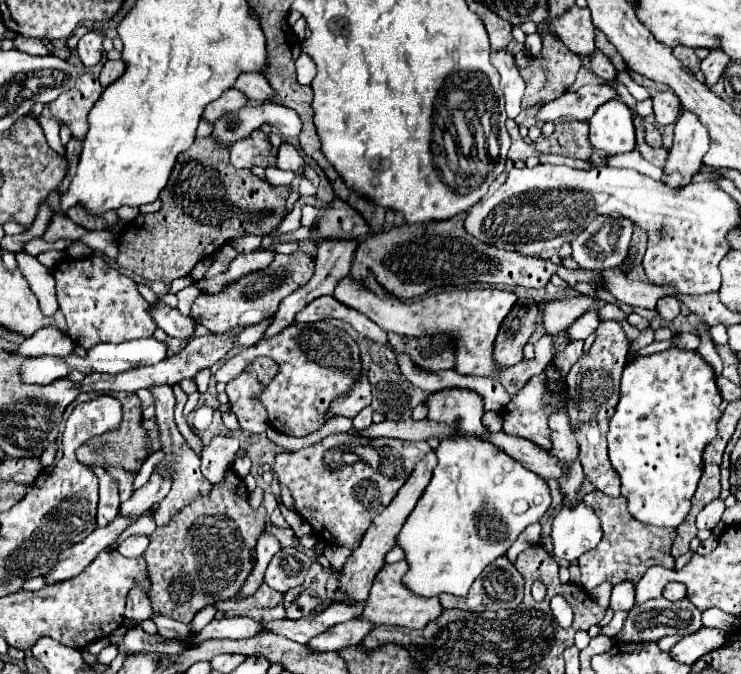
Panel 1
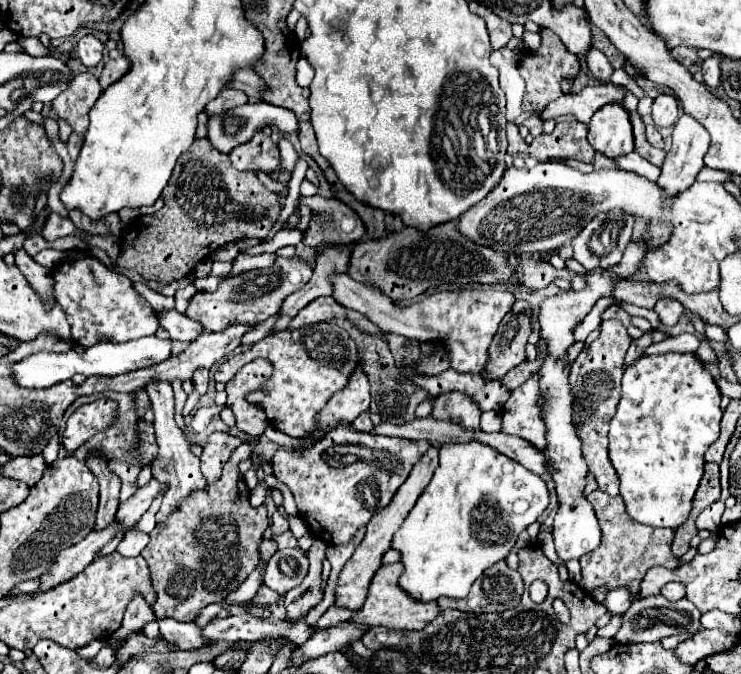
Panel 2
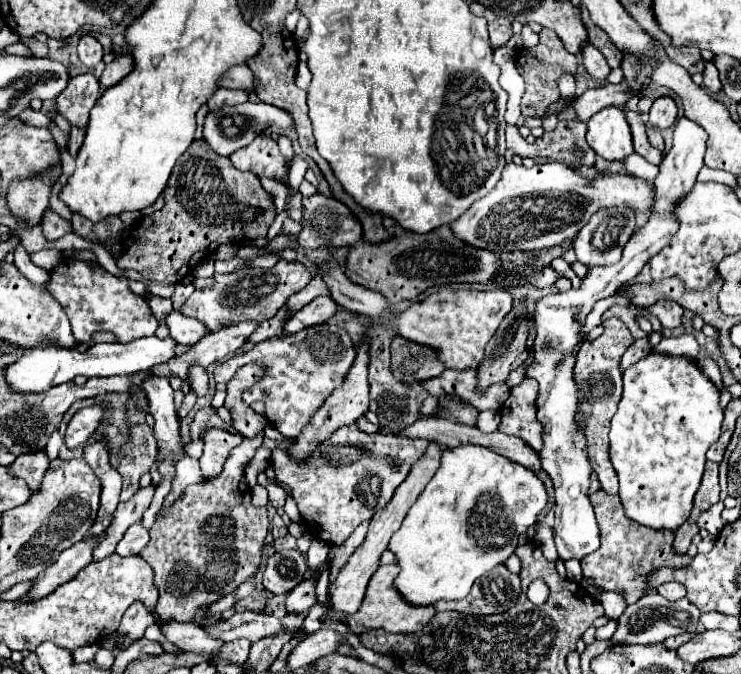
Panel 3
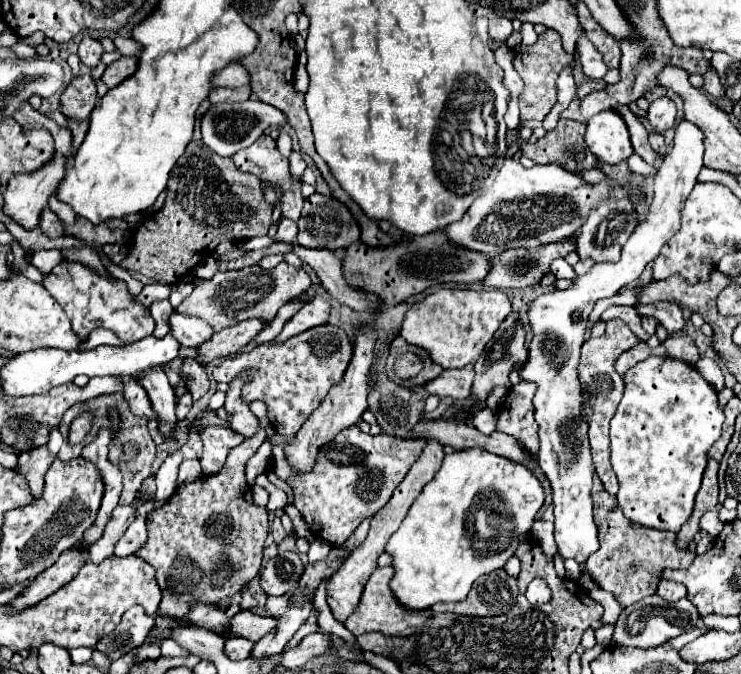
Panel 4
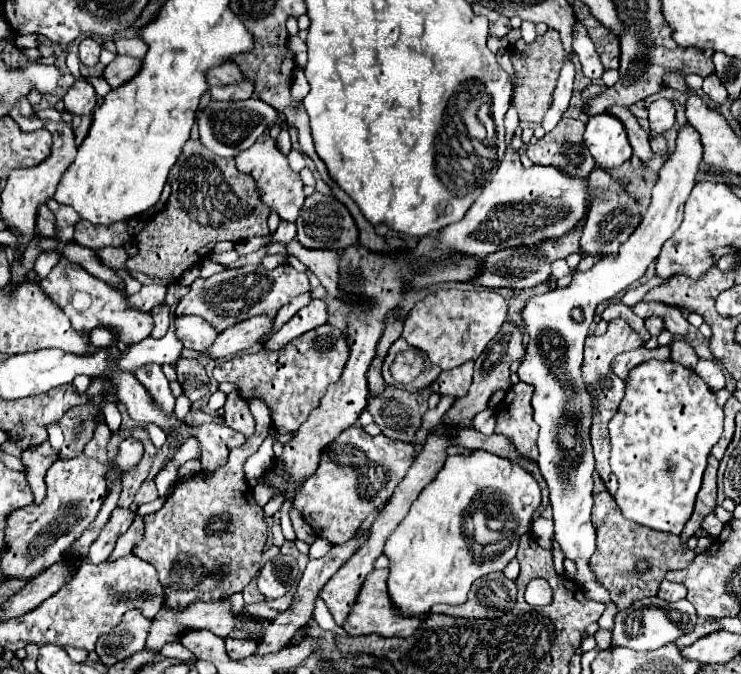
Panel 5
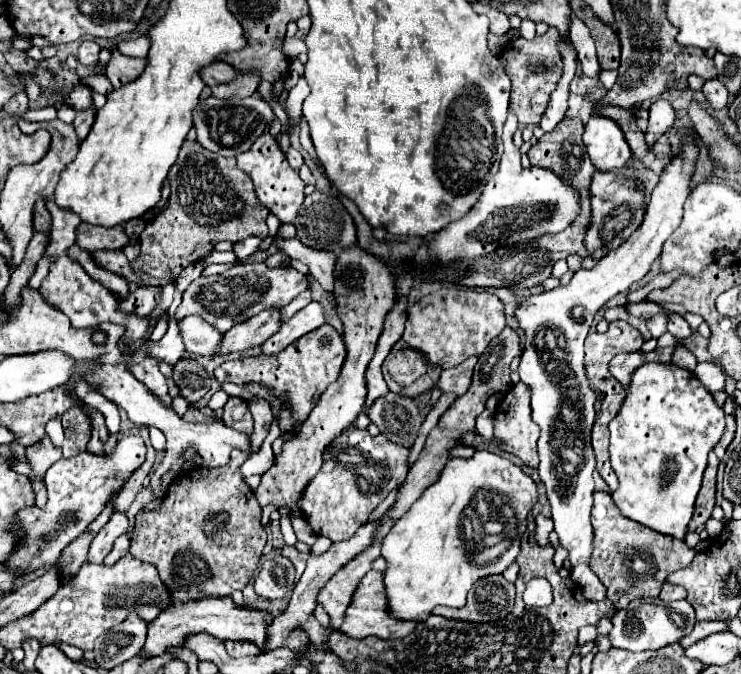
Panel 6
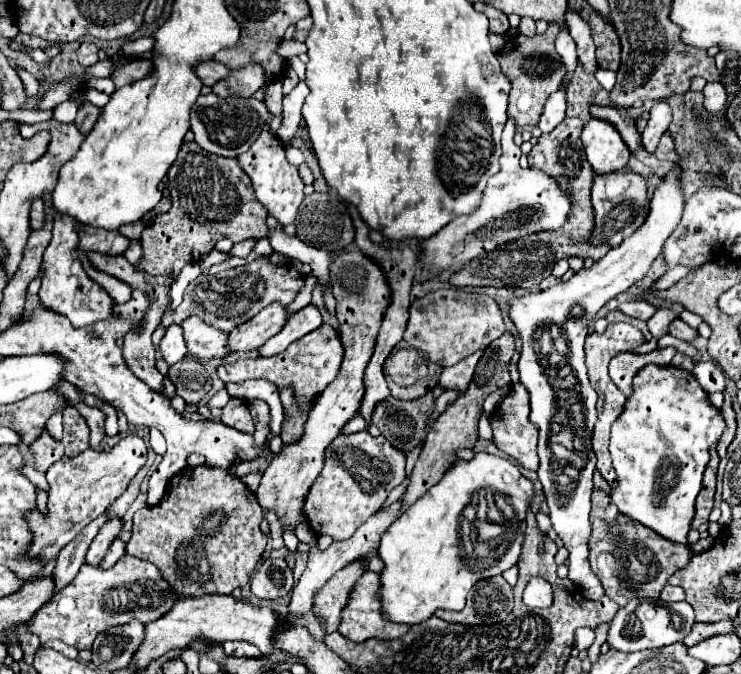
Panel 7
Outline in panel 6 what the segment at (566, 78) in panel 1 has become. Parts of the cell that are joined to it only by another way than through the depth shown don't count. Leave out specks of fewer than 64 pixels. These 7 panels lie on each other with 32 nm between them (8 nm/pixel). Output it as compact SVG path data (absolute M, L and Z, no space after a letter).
M548 28L544 36L536 36L534 40L512 40L502 52L502 58L506 60L506 72L512 80L510 108L516 112L520 124L538 124L542 120L542 114L546 112L550 94L554 92L562 74L562 54L558 40L560 32L556 28Z

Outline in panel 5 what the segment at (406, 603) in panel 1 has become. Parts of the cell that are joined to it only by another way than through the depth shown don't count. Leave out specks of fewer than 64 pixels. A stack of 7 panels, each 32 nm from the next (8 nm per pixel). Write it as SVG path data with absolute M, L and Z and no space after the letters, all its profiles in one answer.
M388 568L384 570L374 570L372 574L368 574L358 600L354 604L354 608L350 610L346 622L344 622L344 630L350 636L362 636L362 634L380 634L380 636L412 636L418 626L424 622L424 618L406 618L404 614L400 614L396 610L396 606L392 606L392 598L388 598Z

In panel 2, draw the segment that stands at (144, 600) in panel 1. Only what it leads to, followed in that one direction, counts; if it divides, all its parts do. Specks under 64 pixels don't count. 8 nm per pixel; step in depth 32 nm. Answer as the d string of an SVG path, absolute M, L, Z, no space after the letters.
M134 594L128 608L126 608L122 626L116 630L116 634L110 636L110 646L118 650L128 634L142 630L144 624L150 622L150 620L156 620L156 616L152 614L152 608L148 606L148 602L144 602L142 594Z

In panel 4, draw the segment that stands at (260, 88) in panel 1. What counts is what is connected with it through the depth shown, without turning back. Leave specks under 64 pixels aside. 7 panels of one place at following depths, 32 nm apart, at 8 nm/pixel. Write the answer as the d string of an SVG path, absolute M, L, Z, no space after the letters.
M230 64L220 74L216 74L216 78L212 80L212 84L214 86L224 86L224 88L248 86L250 84L248 70L244 70L244 66L240 66L240 64Z

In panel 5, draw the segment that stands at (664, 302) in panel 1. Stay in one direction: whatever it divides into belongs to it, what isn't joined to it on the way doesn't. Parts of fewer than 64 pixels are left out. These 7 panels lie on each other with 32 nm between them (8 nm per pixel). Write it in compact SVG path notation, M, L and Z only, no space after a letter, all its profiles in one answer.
M640 302L632 310L640 318L648 318L648 316L662 318L664 328L674 336L686 336L688 334L688 322L676 306L670 306L670 304L664 304L664 302Z

